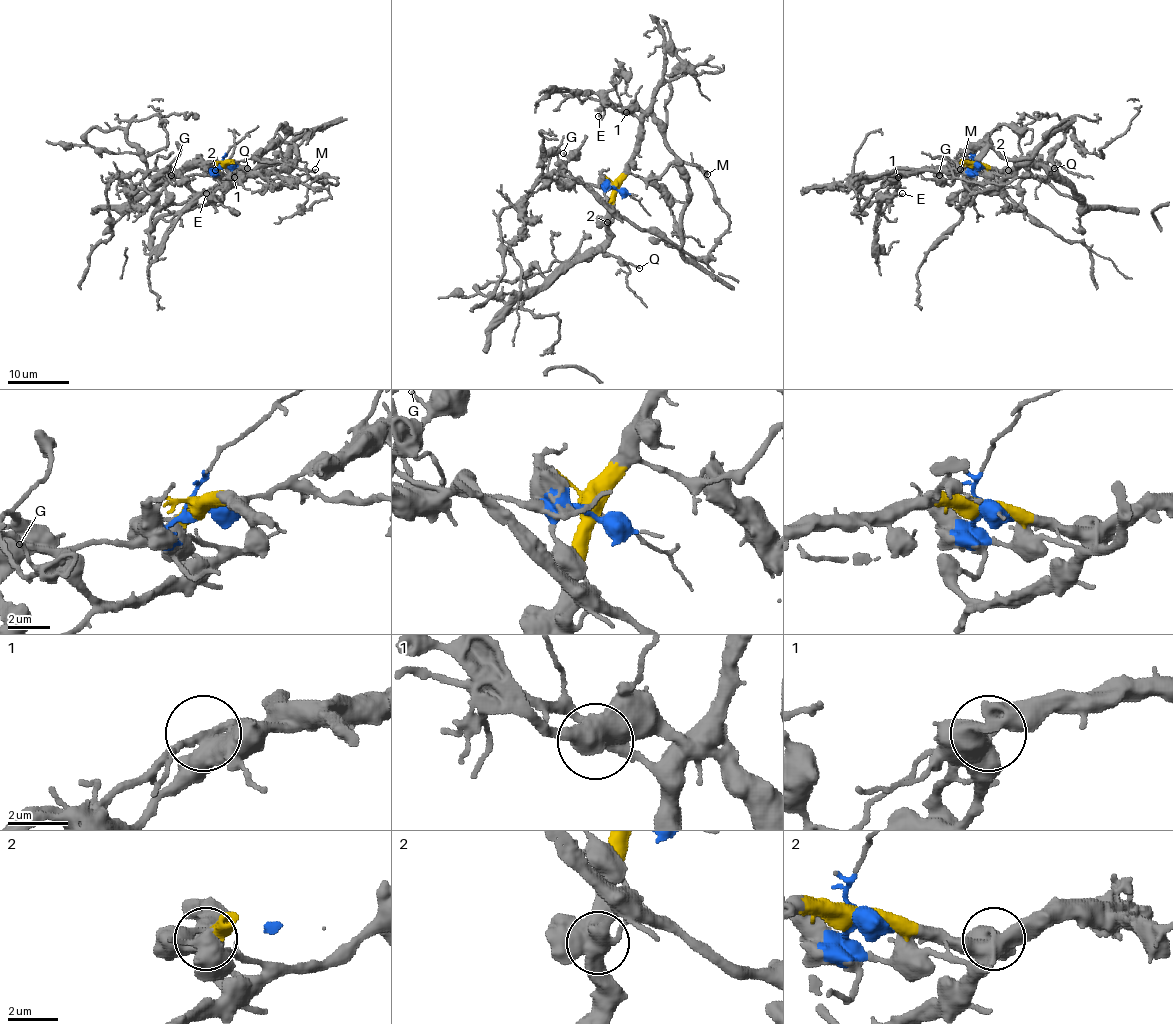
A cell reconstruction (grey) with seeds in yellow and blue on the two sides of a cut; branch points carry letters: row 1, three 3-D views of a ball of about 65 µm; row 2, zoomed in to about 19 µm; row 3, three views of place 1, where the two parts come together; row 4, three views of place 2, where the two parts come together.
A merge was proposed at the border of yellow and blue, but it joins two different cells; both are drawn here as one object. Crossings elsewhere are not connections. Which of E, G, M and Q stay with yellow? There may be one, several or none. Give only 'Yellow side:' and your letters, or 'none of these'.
Yellow side: E, M, Q

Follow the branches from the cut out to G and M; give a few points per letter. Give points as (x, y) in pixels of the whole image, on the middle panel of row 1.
G: (615, 188), (566, 183), (558, 174), (567, 157), (563, 152)
M: (615, 188), (629, 174), (657, 178), (677, 161), (695, 165), (708, 174)

